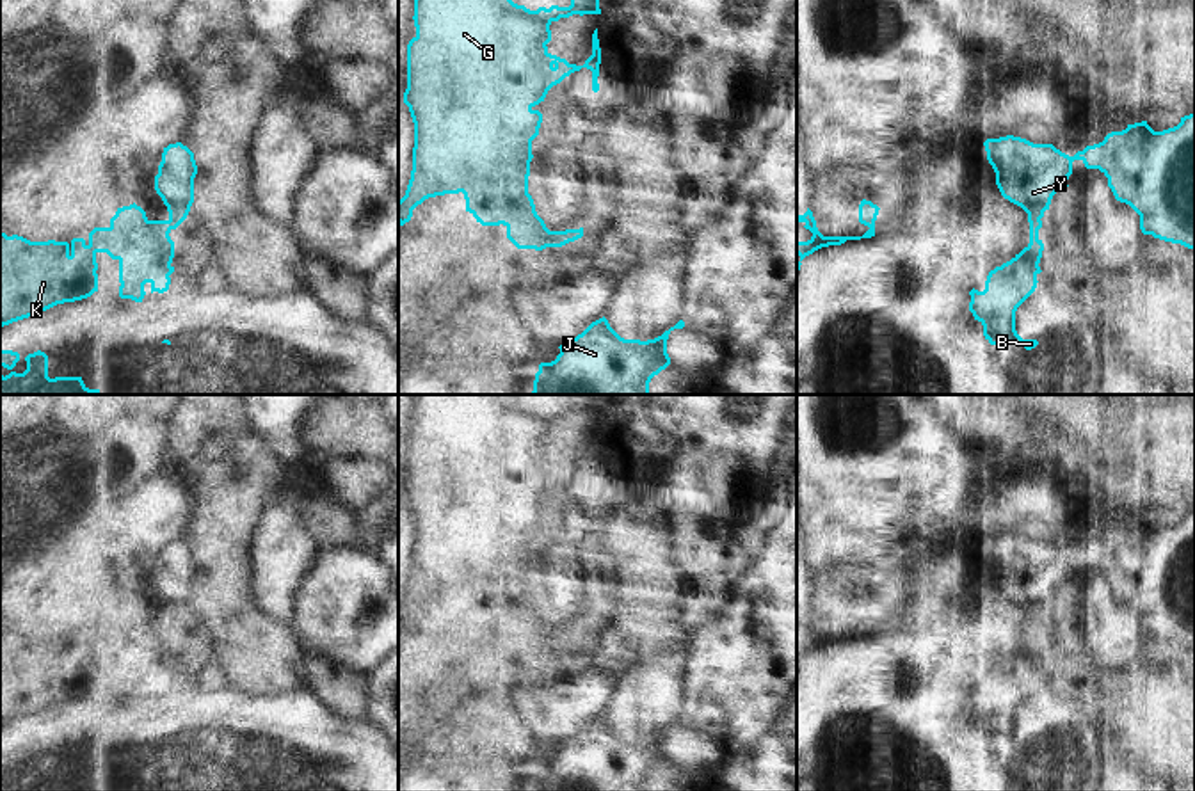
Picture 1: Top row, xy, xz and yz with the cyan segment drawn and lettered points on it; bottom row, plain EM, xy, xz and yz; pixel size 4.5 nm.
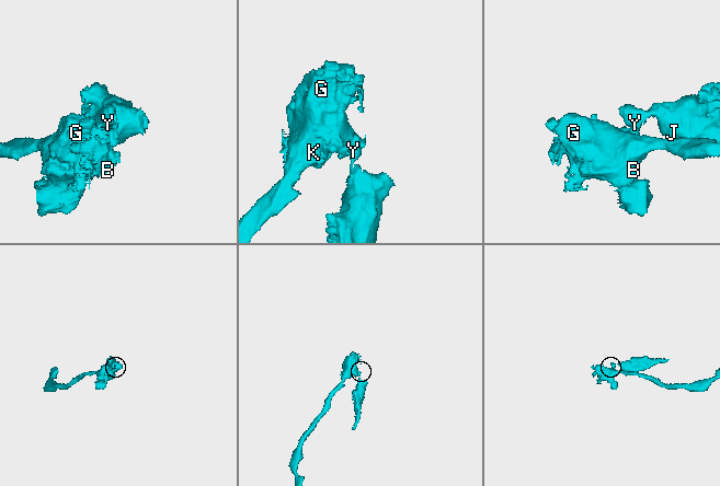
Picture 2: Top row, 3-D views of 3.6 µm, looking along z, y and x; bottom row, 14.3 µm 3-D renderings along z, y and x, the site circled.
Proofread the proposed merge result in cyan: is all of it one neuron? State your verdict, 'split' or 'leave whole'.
split

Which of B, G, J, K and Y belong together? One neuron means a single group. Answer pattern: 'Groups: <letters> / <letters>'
Groups: B G K / J Y.

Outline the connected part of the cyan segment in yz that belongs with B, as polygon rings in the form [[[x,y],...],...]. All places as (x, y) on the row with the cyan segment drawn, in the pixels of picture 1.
[[[1030,240],[1010,261],[989,272],[983,292],[969,292],[969,311],[983,325],[990,345],[1017,345],[1026,350],[1039,345],[1037,340],[1023,340],[1017,334],[1015,311],[1037,288],[1042,251],[1042,240]]]

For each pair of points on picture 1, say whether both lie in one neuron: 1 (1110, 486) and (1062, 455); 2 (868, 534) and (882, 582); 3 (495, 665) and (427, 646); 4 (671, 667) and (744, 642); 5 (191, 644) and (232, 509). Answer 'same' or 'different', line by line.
1: same
2: different
3: same
4: different
5: different

